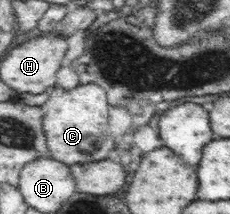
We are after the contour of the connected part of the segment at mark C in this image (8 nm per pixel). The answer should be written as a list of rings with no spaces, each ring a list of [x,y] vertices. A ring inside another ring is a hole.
[[[95,83],[79,84],[73,89],[56,86],[42,107],[42,129],[53,160],[74,167],[109,159],[116,142],[109,126],[110,102],[104,87]]]

